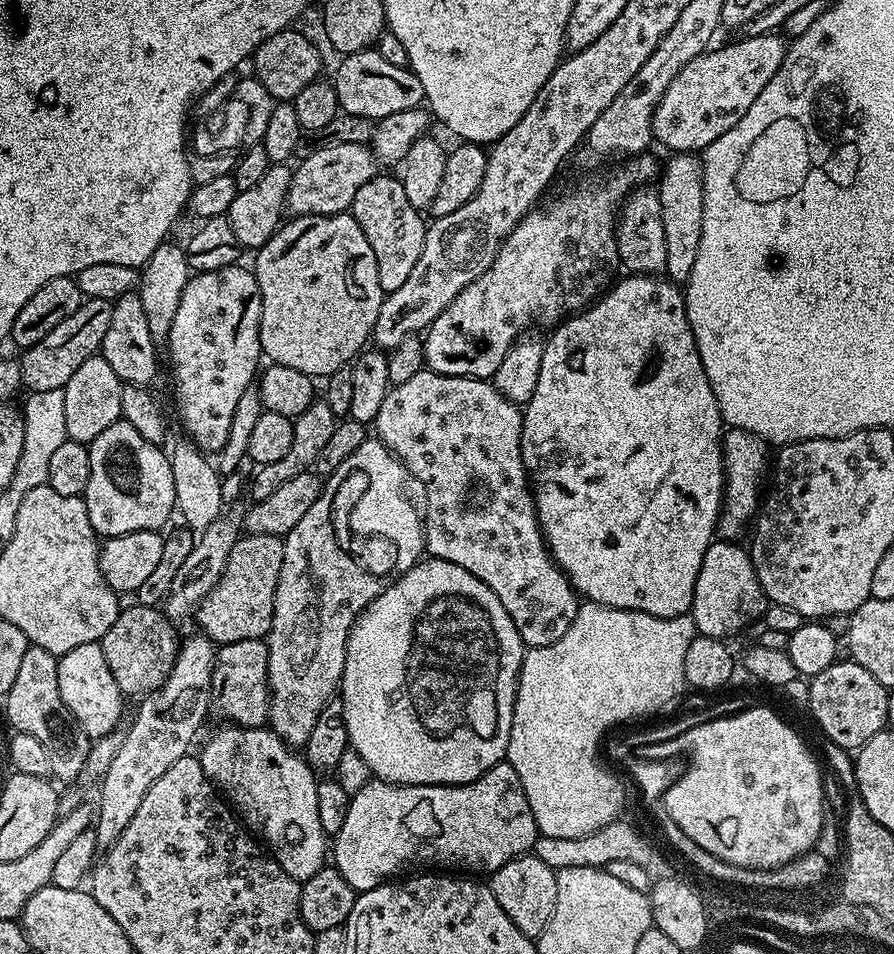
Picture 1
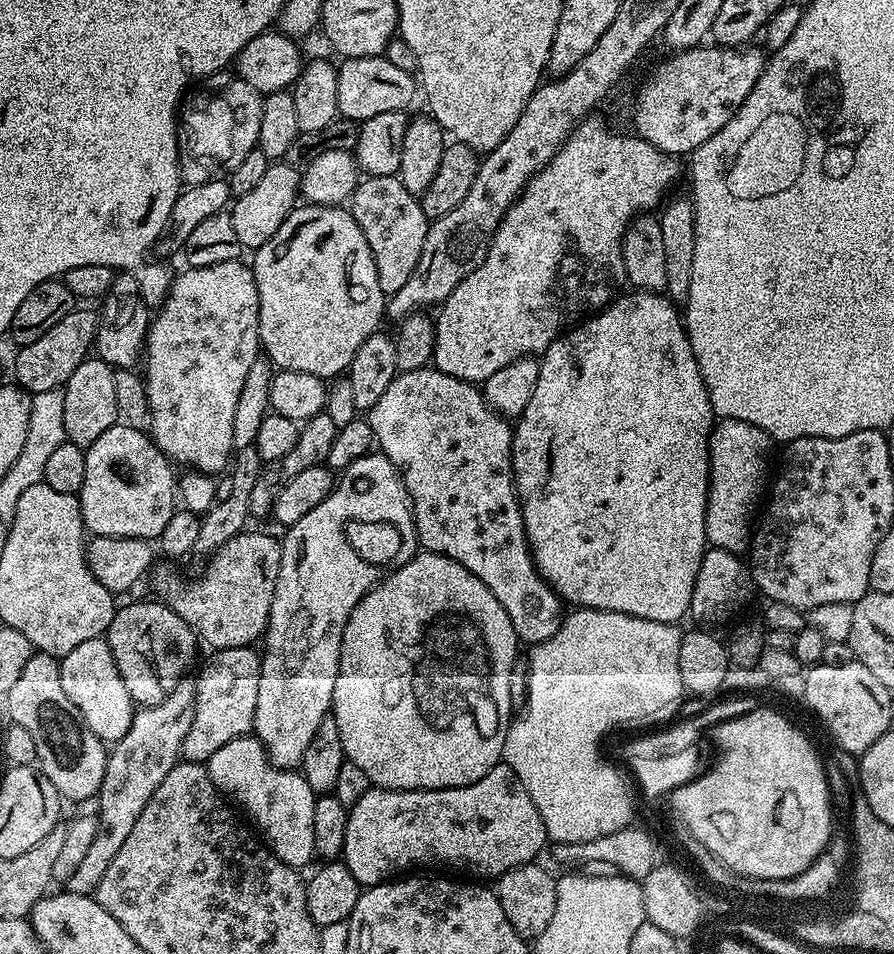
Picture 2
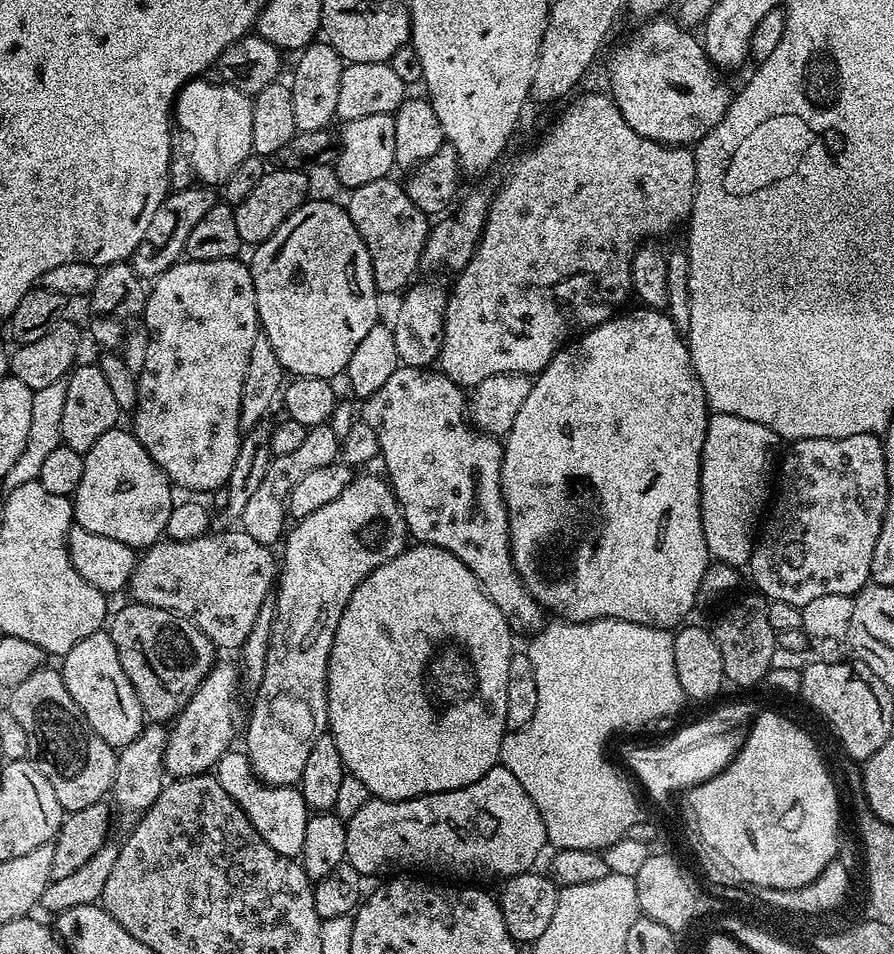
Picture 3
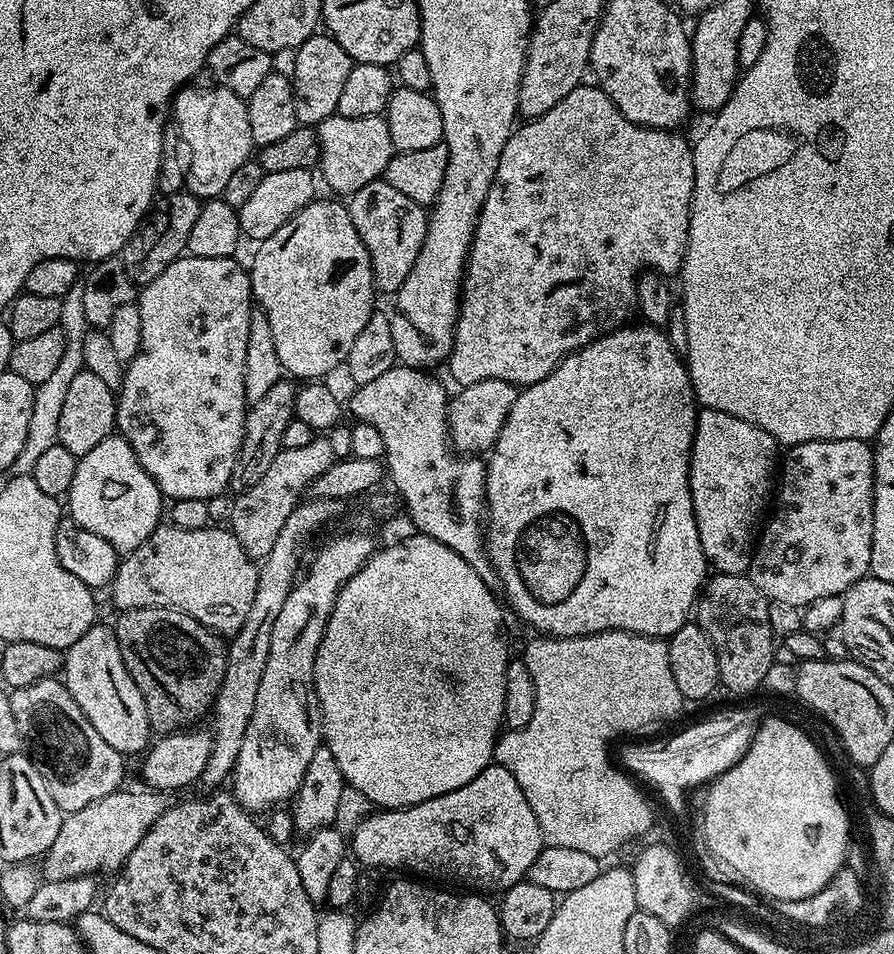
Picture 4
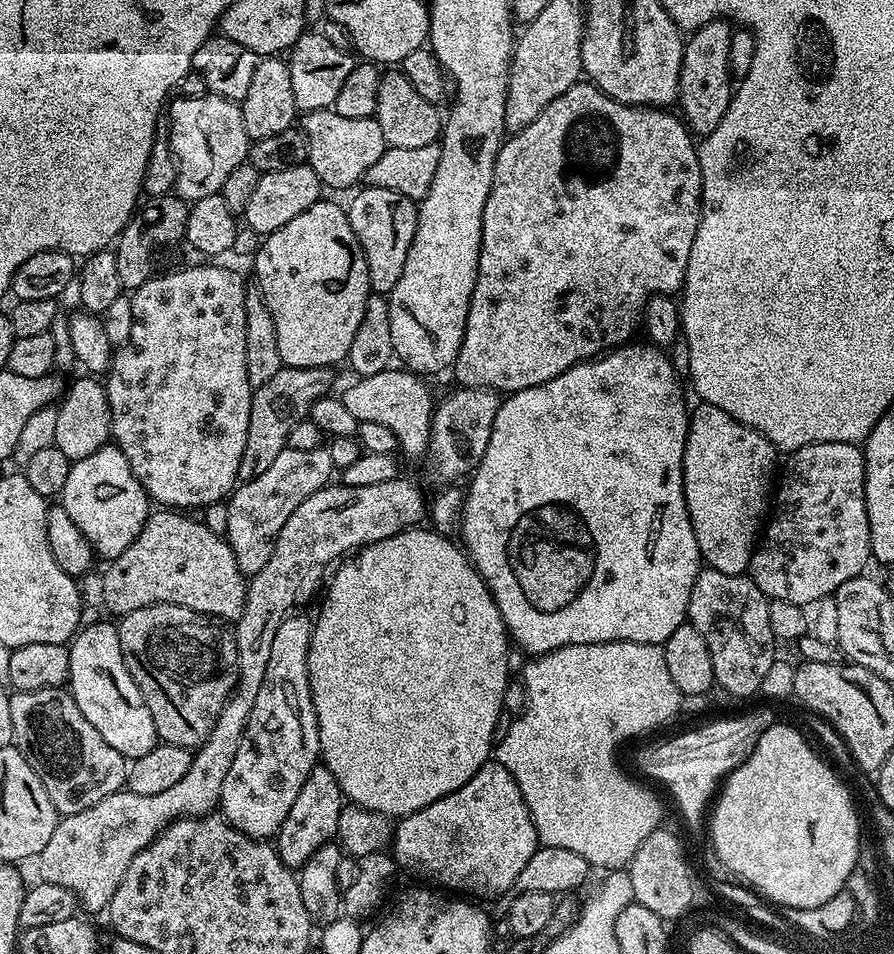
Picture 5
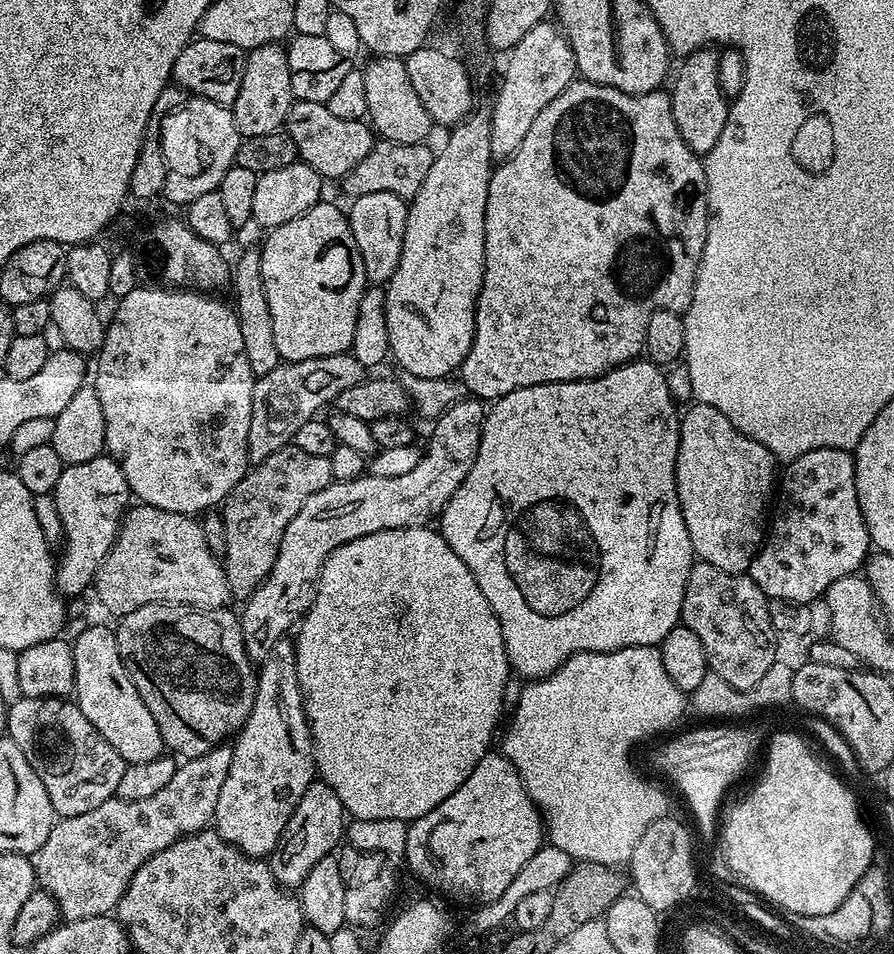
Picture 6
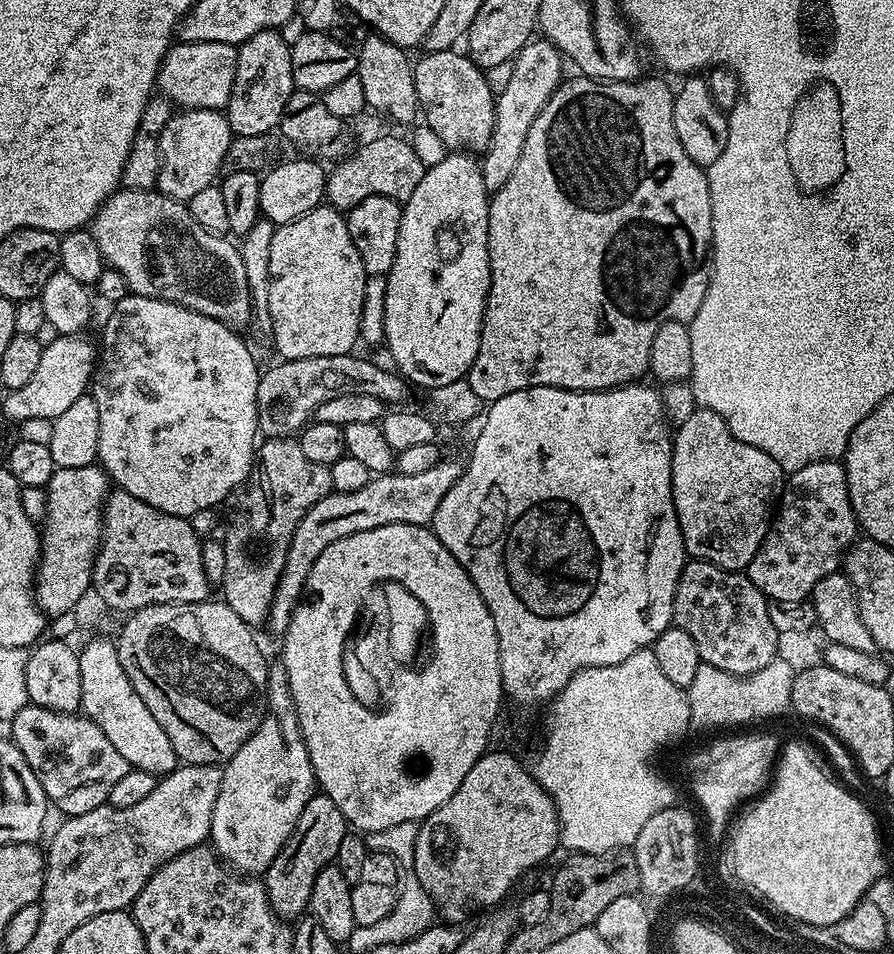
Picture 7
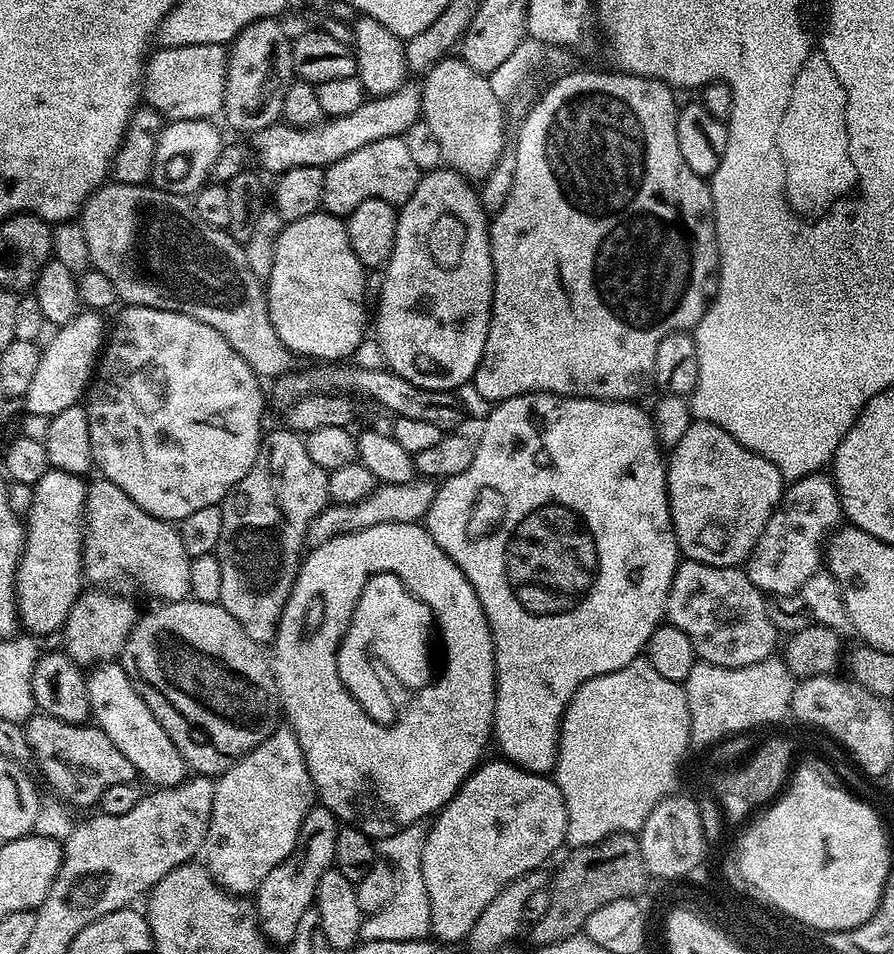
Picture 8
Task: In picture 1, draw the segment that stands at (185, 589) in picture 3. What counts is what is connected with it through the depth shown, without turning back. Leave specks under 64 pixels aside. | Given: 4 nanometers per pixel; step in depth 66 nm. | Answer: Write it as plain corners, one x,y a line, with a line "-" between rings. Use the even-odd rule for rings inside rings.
266,534
241,535
240,541
230,550
230,558
226,562
226,570
210,594
196,608
195,623
200,623
199,631
207,636
213,644
229,644
230,642
246,642
247,640
264,640
272,629
274,614
274,594
278,586
278,574
282,570
282,554
284,542
281,537

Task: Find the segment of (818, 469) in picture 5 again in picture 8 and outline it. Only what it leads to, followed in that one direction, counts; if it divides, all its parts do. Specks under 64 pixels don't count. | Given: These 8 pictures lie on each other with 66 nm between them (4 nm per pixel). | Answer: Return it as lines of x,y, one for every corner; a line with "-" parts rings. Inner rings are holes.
819,471
806,478
791,481
780,495
778,506
770,514
770,522
766,522
766,530
758,534
758,542
748,555
746,571
750,582
754,582
754,586
764,593
765,597
797,595
806,578
821,571
822,561
826,556
824,549
826,537
841,527
843,514
844,507
840,504
836,482
831,475

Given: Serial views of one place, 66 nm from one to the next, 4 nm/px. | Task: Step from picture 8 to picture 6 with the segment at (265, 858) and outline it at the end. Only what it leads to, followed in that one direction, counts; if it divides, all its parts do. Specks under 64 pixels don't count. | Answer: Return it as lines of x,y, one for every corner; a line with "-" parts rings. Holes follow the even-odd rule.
291,639
277,640
268,657
259,665
252,713
240,728
231,750
230,774
222,786
222,794
218,794
214,830
226,842
241,848
247,856
271,857
280,842
280,835
286,830
286,822
290,822
298,802
302,802
302,794
306,794
317,775
316,758
312,754
312,731
304,713
304,696
298,682
296,645

